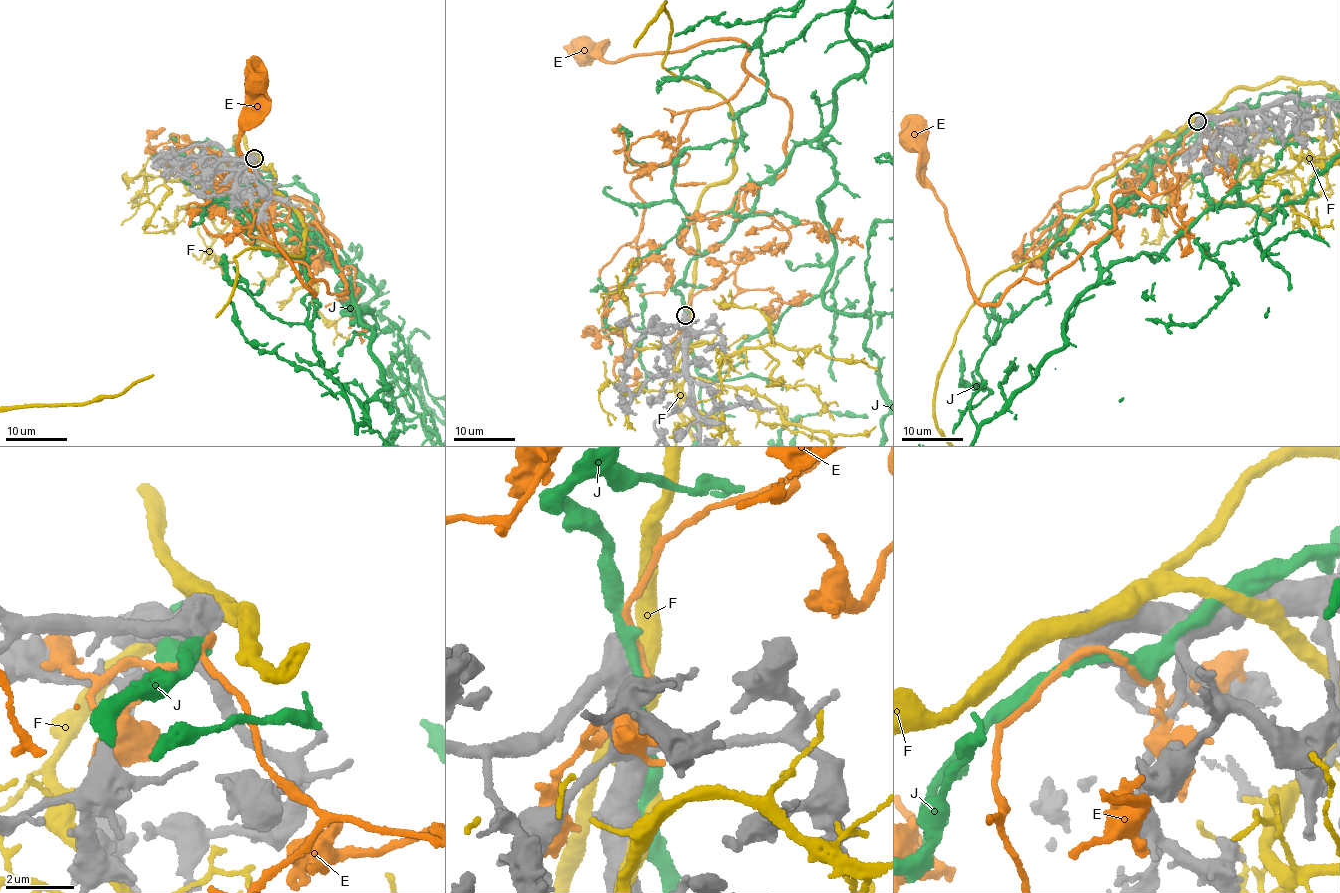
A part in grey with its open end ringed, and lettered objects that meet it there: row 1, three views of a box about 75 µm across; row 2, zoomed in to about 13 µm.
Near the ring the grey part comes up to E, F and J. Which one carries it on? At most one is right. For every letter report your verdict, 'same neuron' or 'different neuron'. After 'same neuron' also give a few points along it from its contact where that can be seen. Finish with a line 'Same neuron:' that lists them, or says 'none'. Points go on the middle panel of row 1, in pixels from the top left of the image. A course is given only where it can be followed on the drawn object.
E: different neuron
F: different neuron
J: different neuron
Same neuron: none

